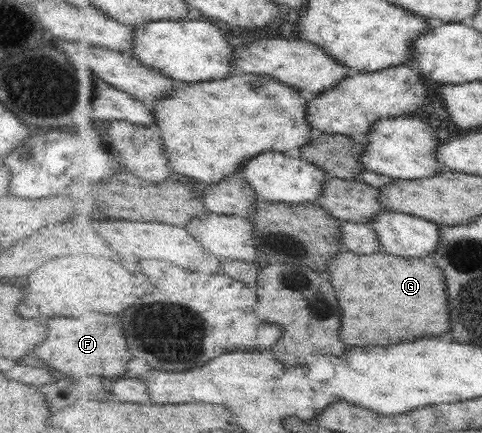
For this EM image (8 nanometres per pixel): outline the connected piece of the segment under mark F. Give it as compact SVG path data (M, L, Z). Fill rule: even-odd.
M92 313L76 319L54 317L48 323L48 337L34 349L34 353L44 359L56 371L72 375L104 375L122 377L128 371L132 353L128 351L128 341L122 331L122 321L114 315Z

